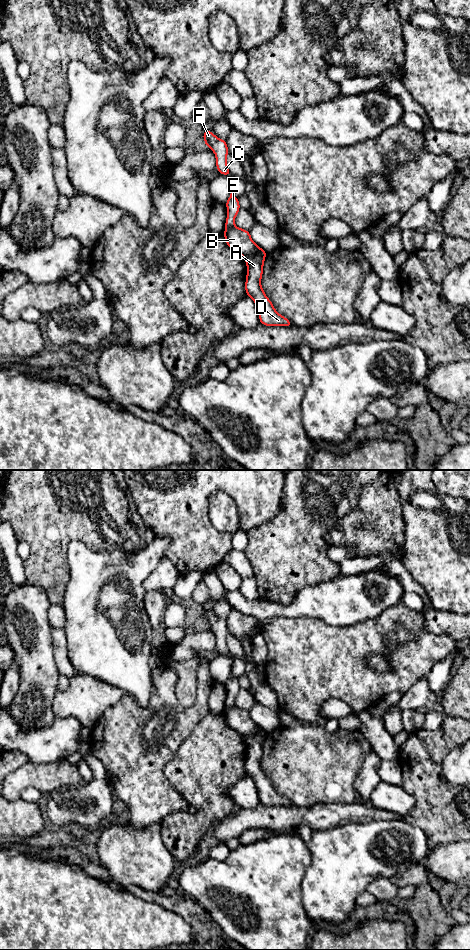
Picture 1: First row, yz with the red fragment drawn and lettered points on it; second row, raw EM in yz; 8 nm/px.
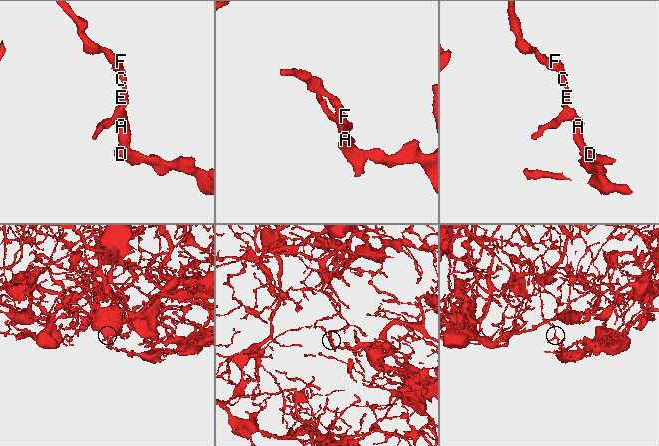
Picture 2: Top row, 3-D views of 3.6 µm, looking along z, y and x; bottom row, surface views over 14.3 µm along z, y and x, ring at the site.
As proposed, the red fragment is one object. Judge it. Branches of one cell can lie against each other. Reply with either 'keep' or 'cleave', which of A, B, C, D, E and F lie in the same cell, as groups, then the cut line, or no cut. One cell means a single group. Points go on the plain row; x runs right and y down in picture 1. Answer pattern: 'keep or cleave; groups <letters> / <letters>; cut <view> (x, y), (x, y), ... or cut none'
cleave; groups A B D / C E F; cut yz (234, 705), (226, 707)

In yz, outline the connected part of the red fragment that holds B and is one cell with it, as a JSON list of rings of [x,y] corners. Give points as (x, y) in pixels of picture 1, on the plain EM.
[[[236,706],[226,707],[224,717],[225,723],[245,739],[247,744],[245,770],[247,776],[251,777],[257,786],[260,803],[265,806],[292,806],[287,798],[275,790],[261,767],[267,732],[253,722],[250,712],[245,709]]]

